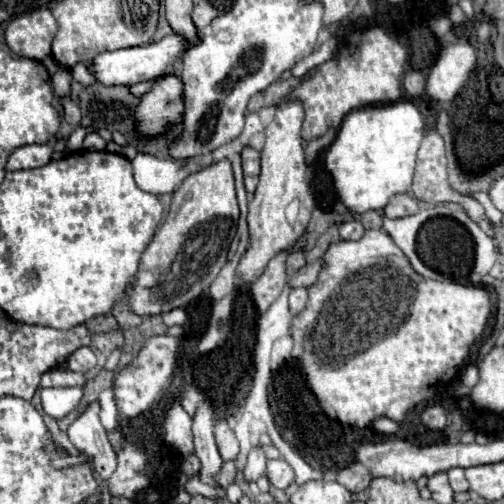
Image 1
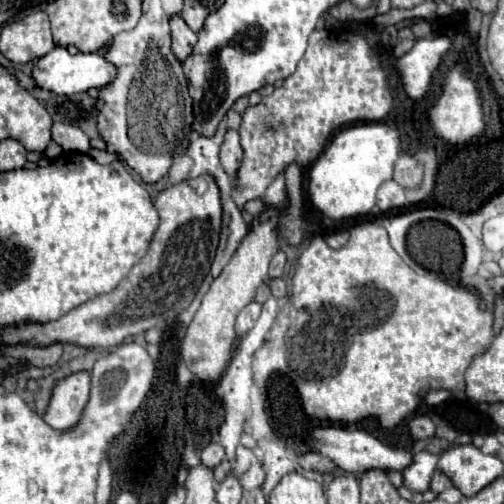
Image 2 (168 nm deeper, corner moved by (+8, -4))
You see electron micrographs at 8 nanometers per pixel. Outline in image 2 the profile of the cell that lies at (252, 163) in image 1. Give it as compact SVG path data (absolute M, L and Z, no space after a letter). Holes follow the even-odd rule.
M228 128L224 134L224 142L220 146L220 164L224 166L224 170L228 172L230 178L236 176L238 168L240 168L240 160L242 160L242 146L240 146L240 136L238 130Z

